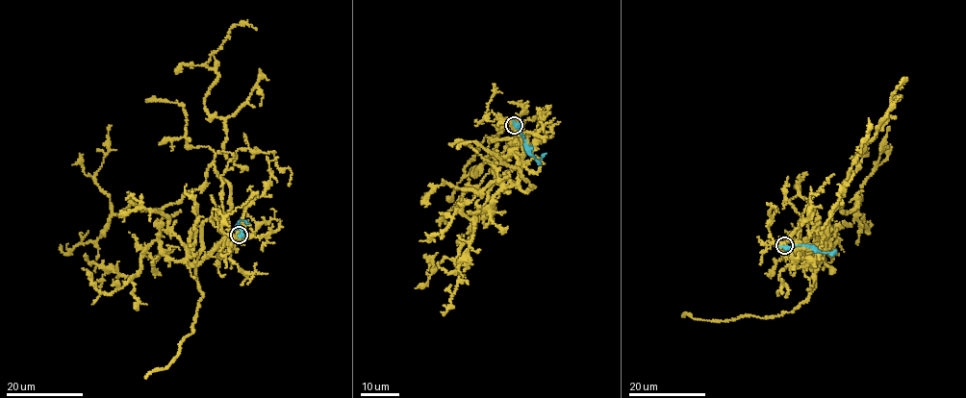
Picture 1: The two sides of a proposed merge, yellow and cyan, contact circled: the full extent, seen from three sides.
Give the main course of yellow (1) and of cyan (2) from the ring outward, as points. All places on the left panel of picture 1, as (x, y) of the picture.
1: (239, 235), (197, 262), (201, 224), (231, 208), (212, 164), (178, 202), (114, 213), (94, 177), (112, 125)
2: (239, 235), (240, 226), (235, 227), (238, 222), (241, 219), (249, 223)

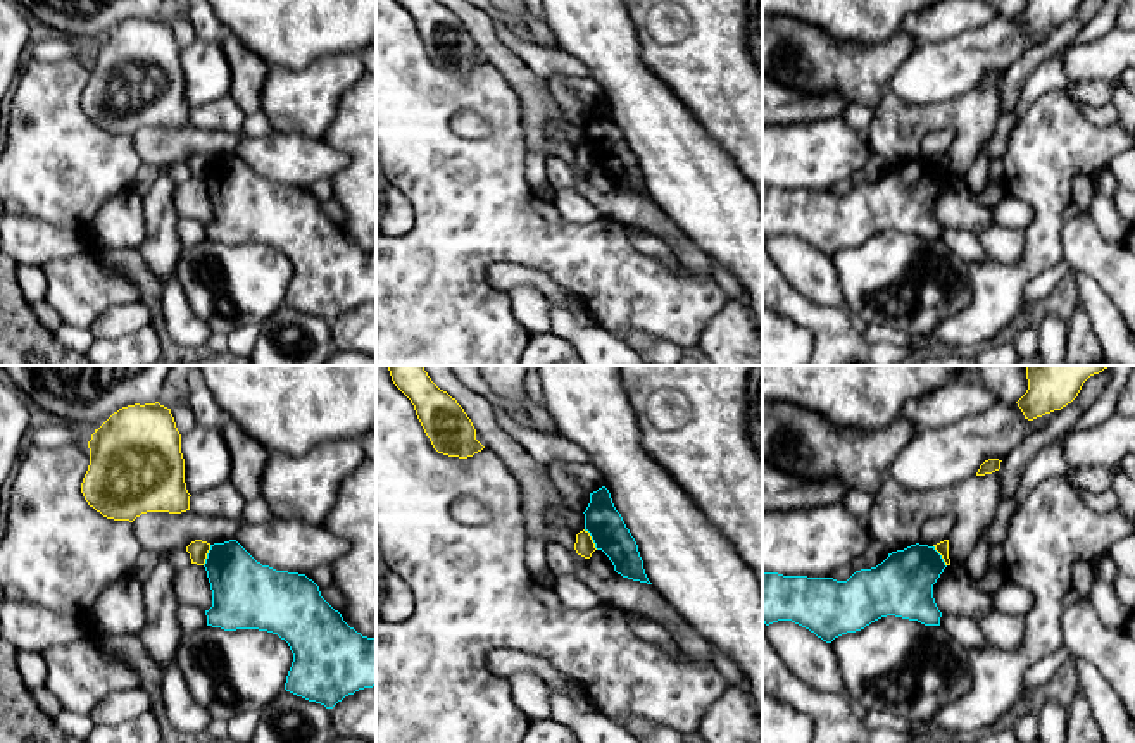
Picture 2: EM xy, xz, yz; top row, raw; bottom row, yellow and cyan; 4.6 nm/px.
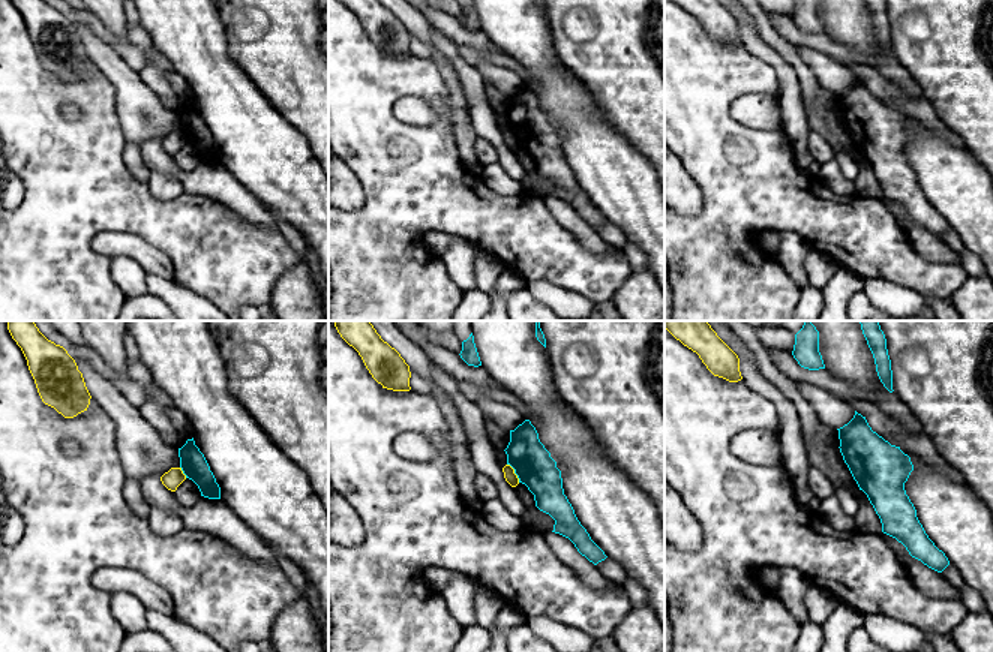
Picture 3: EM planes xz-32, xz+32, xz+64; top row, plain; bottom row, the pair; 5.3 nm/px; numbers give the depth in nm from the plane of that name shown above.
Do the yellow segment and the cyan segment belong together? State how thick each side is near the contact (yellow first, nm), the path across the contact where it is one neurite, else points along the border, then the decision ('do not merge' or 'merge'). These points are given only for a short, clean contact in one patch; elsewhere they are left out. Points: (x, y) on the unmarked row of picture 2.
90 nm thick on the yellow side, 170 nm on the other; border along xz (583, 143), (597, 162); do not merge

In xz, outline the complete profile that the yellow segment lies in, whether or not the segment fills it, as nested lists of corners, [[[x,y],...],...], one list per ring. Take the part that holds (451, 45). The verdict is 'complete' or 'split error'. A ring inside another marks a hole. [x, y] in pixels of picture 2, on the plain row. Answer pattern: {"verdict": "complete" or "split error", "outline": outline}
{"verdict": "complete", "outline": [[[397,0],[414,19],[416,29],[438,67],[467,72],[485,60],[476,53],[476,43],[464,22],[438,0]]]}

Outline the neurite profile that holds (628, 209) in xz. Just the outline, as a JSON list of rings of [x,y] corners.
[[[549,122],[545,133],[550,153],[571,165],[578,193],[600,212],[600,217],[645,229],[669,245],[687,269],[712,276],[711,257],[693,245],[652,198],[623,191],[618,186],[609,193],[600,193],[588,183],[588,172],[576,167],[576,148],[562,138],[559,126]]]

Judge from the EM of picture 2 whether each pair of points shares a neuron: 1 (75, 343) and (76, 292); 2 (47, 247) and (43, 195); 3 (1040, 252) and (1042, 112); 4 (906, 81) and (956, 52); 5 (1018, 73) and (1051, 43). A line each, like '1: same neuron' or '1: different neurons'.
1: different neurons
2: different neurons
3: same neuron
4: same neuron
5: same neuron

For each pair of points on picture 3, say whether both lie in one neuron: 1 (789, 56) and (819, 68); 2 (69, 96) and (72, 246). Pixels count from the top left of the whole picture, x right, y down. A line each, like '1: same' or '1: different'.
1: different
2: same

